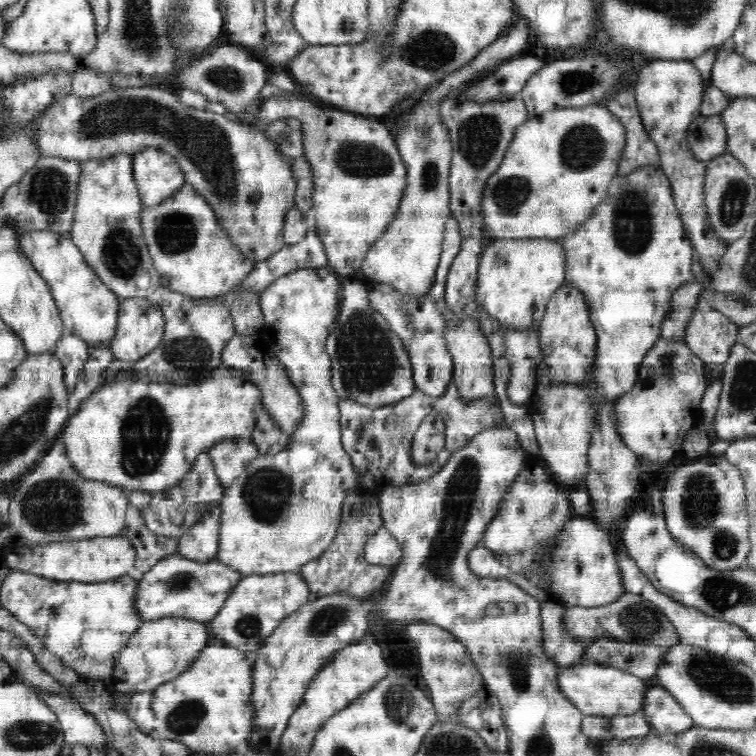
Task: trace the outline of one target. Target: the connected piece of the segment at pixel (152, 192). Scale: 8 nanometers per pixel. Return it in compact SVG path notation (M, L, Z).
M148 147L135 153L132 171L143 208L162 204L185 183L182 167L171 154L159 148Z

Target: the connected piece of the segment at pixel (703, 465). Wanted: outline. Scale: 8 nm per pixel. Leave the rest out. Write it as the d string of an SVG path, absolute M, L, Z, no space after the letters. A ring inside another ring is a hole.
M724 456L701 457L692 464L676 467L663 480L662 506L665 524L672 537L700 557L703 563L716 570L730 570L746 566L751 541L751 518L748 516L745 484L740 470L730 464Z

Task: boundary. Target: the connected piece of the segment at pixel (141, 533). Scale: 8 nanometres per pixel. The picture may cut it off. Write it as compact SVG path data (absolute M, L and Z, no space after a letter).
M140 526L136 530L127 530L122 533L130 539L136 549L136 560L130 576L140 579L156 562L177 554L177 538L157 535L147 530L147 526Z

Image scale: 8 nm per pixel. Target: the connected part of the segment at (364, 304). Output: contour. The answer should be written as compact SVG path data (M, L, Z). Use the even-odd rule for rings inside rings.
M343 279L339 309L325 346L331 358L331 384L339 399L352 399L375 409L416 395L410 355L384 316L370 307L368 290L360 279Z

